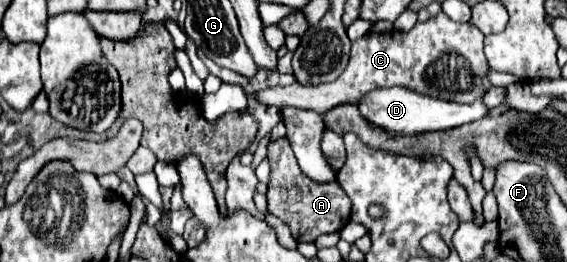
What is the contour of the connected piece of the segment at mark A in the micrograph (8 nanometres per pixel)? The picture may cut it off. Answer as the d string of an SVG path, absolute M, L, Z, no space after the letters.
M285 137L269 143L267 157L271 163L267 211L279 217L283 223L287 223L293 237L299 243L313 243L319 235L337 233L349 223L351 199L347 197L347 193L341 189L339 183L315 185L315 181L307 181L307 177L299 173L299 165L295 161L293 149Z

